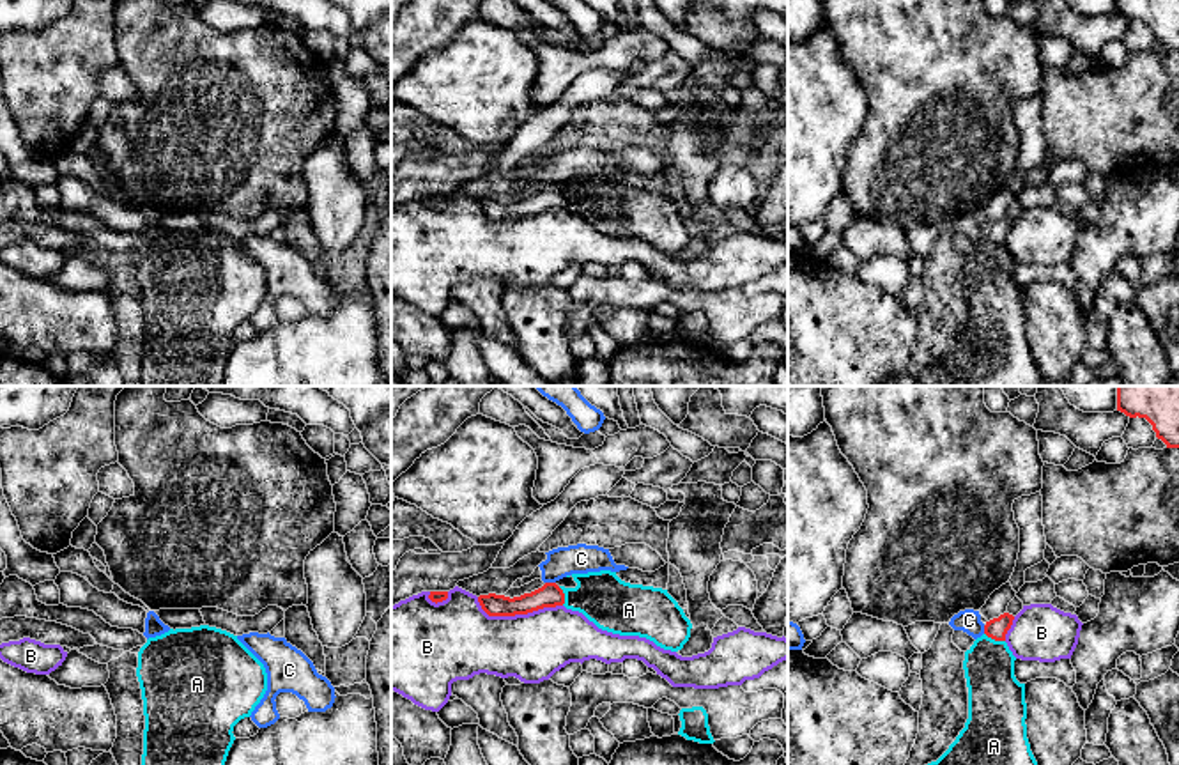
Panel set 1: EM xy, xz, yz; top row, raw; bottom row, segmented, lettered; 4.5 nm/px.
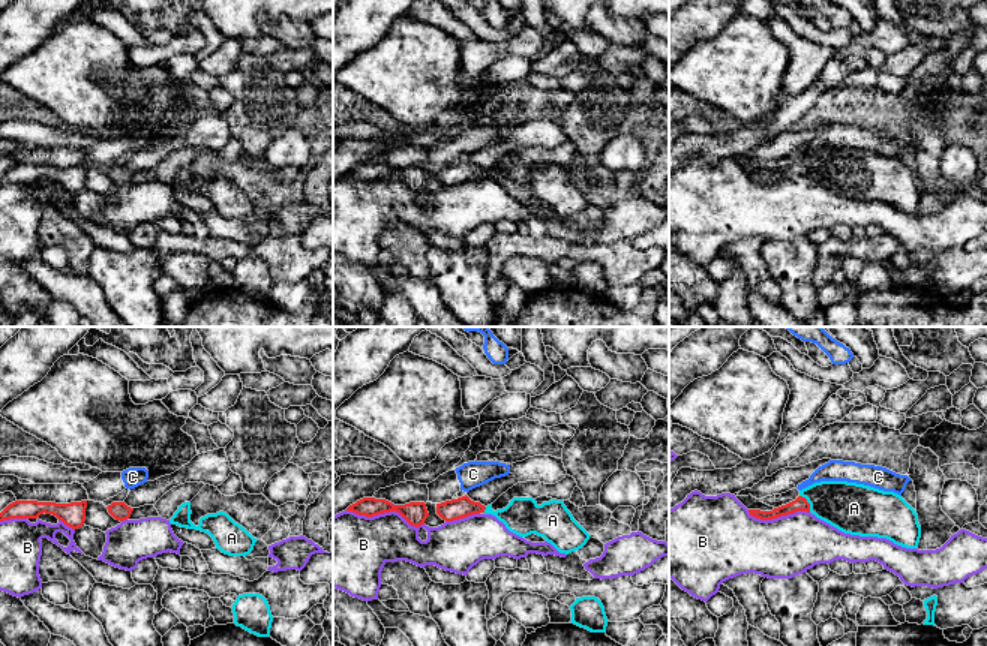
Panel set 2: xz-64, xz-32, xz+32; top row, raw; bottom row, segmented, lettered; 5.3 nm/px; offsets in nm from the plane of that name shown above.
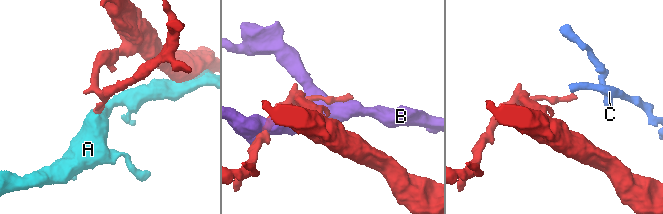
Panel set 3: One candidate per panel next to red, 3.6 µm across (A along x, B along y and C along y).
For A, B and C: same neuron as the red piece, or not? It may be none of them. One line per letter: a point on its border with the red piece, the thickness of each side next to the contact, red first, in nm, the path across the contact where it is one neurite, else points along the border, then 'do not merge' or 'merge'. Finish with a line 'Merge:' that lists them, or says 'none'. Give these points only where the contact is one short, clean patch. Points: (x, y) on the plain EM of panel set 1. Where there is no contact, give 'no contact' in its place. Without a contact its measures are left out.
A: contact yz (995, 243); calibres 90 and 240 nm; do not merge
B: contact xz (517, 216); calibres 110 and 300 nm; do not merge
C: contact xz (551, 186); calibres 110 and 140 nm; border xz (546, 185), (554, 186); do not merge
Merge: none

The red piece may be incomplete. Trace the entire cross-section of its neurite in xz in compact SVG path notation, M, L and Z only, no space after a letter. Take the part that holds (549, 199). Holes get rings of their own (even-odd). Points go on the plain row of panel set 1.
M545 186L542 191L524 197L520 200L505 198L480 198L478 205L489 220L515 220L528 218L543 211L556 211L565 207L565 197L556 186Z

